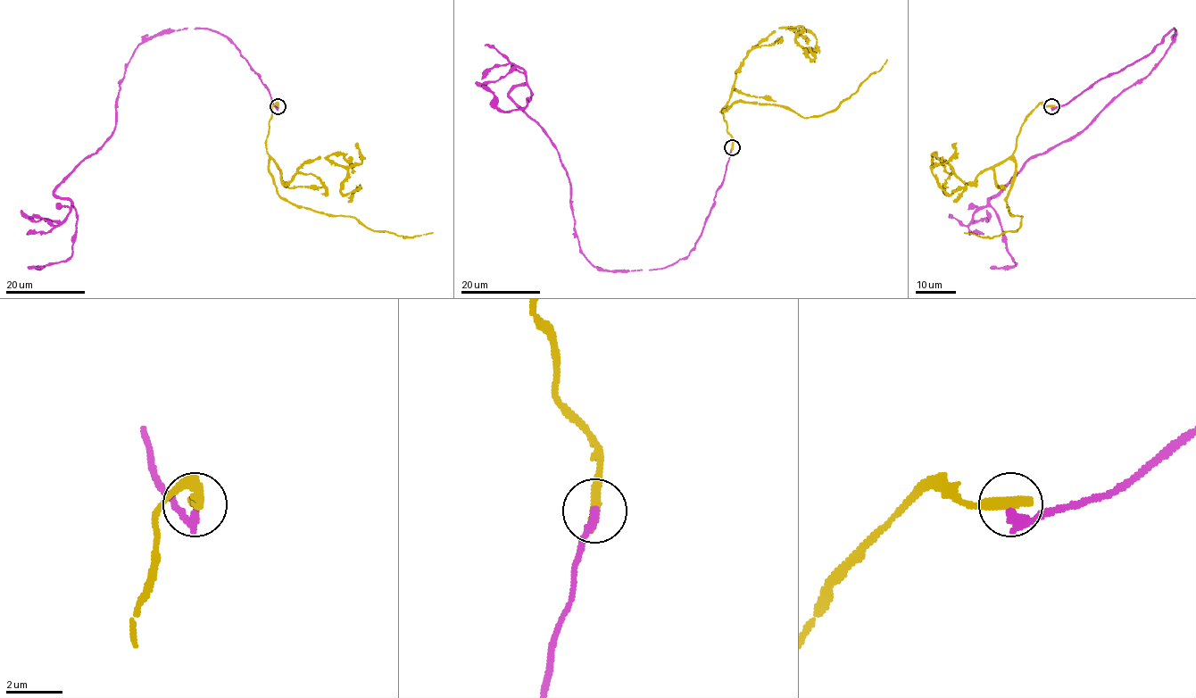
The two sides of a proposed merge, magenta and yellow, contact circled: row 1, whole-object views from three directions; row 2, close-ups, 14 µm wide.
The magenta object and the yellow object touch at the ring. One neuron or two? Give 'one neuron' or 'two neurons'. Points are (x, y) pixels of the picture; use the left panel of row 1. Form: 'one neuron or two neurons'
two neurons

